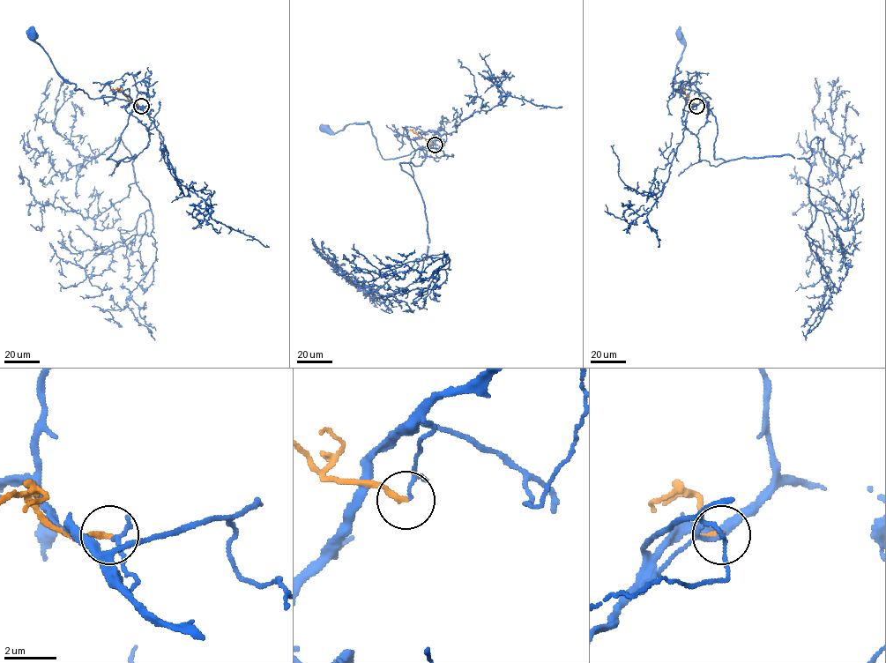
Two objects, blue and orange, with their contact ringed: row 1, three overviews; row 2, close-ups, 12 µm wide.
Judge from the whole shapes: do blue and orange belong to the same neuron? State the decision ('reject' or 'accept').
reject

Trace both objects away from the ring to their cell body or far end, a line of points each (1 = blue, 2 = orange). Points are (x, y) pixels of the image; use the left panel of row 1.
1: (141, 106), (114, 97), (91, 99), (82, 90), (75, 90), (76, 85), (62, 77), (30, 34)
2: (141, 106), (132, 104), (119, 90), (109, 91)

